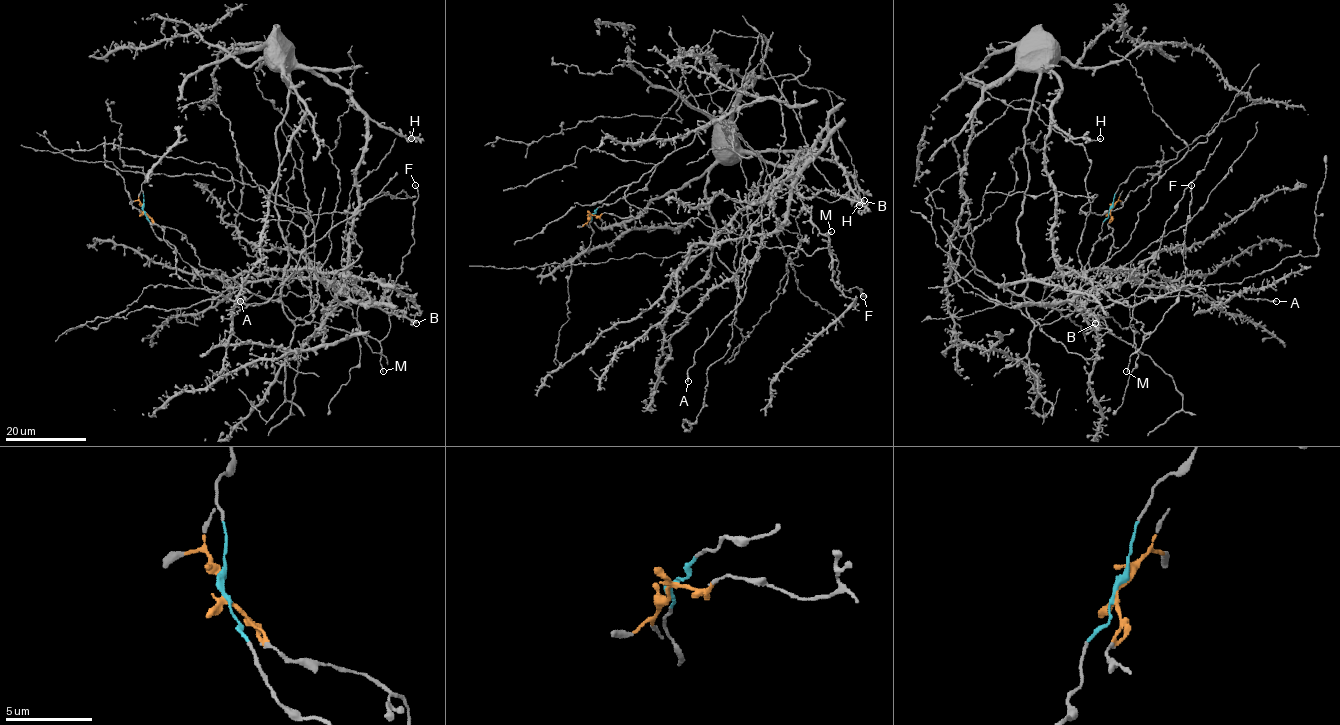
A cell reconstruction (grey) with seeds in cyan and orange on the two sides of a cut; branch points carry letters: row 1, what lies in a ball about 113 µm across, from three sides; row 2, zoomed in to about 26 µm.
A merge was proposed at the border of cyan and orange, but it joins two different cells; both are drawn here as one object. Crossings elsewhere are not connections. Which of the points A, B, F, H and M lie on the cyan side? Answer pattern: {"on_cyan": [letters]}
{"on_cyan": ["A", "B", "H"]}

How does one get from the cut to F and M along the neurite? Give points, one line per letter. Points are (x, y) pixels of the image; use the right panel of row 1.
F: (1110, 209), (1113, 238), (1103, 266), (1118, 274), (1112, 291), (1150, 333), (1143, 340), (1185, 279), (1192, 185)
M: (1110, 209), (1107, 224), (1113, 238), (1103, 266), (1118, 274), (1112, 291), (1150, 333), (1130, 357), (1127, 372)

